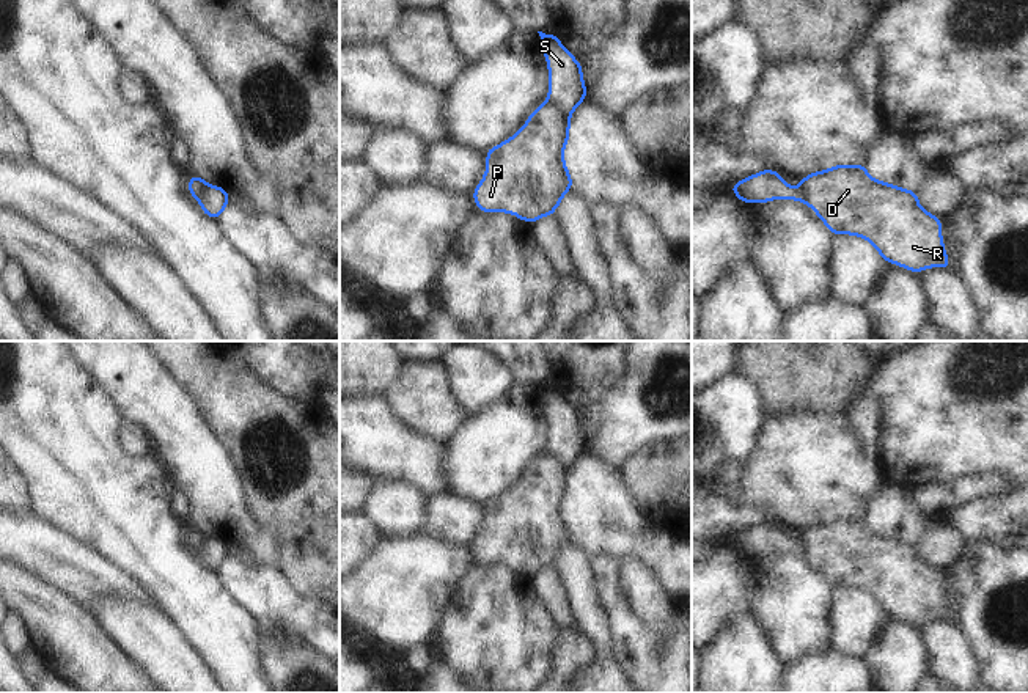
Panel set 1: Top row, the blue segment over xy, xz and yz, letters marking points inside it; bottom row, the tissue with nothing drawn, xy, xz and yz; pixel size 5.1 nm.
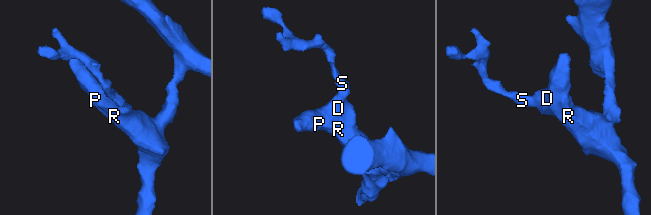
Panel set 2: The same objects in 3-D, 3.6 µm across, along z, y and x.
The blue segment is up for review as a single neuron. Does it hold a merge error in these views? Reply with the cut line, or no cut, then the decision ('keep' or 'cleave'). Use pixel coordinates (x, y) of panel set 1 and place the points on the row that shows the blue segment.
cut xz (547, 101), (560, 106), (569, 115); cleave

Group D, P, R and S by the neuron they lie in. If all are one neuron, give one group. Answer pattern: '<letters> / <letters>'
D P R / S

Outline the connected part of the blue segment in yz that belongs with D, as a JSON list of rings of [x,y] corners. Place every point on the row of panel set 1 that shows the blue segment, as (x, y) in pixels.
[[[838,165],[808,174],[800,182],[808,206],[833,234],[854,234],[868,239],[887,262],[913,273],[926,267],[951,269],[942,240],[942,218],[918,204],[918,195],[883,181],[872,179],[865,165]]]

